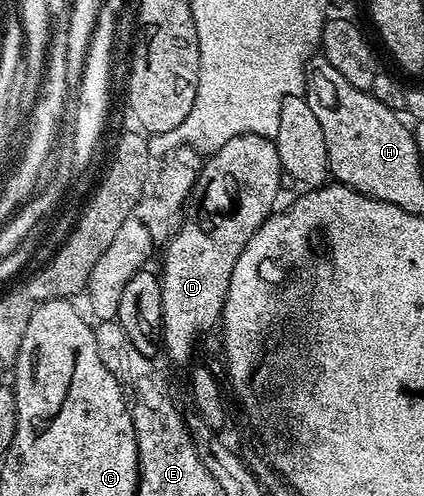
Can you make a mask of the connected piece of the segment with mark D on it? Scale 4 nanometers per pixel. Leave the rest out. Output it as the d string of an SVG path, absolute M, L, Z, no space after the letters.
M259 135L232 137L227 144L211 154L201 166L200 173L190 194L183 222L176 234L169 238L164 253L162 280L162 344L164 355L171 363L186 366L200 334L217 326L222 316L232 269L248 241L268 220L275 210L274 203L280 191L280 177L284 172L275 140Z

